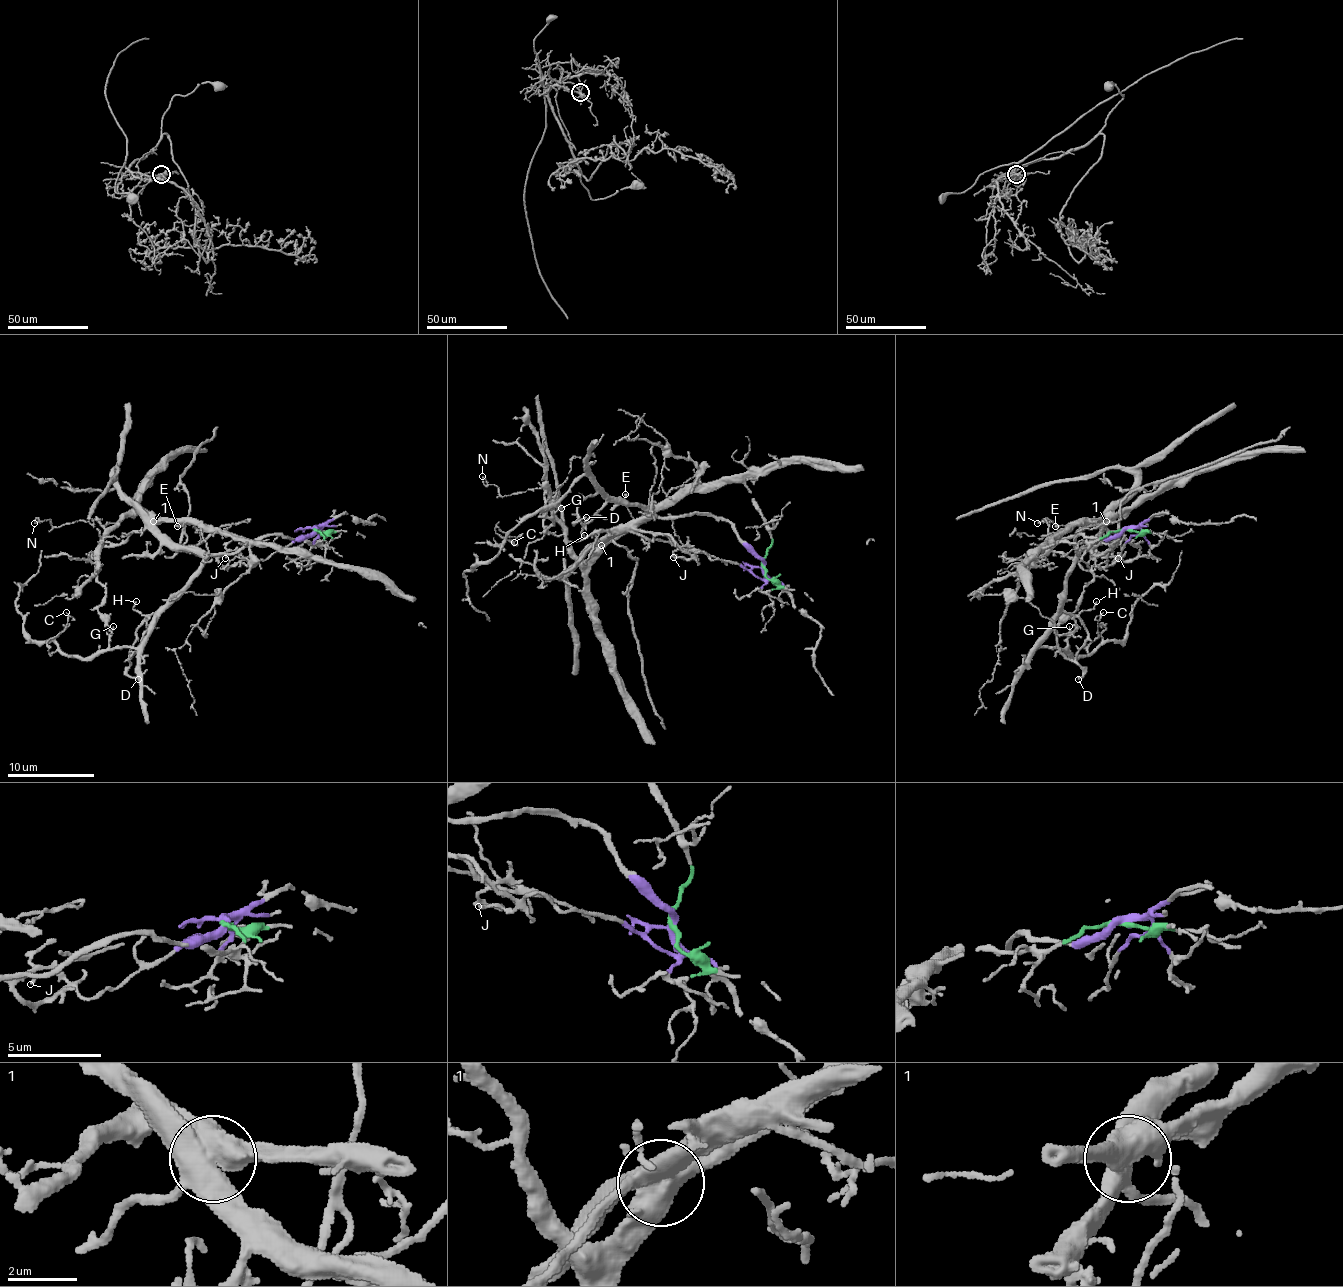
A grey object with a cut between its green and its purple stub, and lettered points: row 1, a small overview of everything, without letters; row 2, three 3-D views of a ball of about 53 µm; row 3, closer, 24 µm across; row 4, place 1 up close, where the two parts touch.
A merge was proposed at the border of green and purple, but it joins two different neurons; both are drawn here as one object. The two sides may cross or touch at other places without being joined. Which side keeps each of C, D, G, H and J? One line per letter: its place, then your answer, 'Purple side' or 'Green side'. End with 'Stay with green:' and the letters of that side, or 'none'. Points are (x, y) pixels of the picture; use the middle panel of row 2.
C: Place: (514, 542). Purple side
D: Place: (586, 517). Purple side
G: Place: (561, 508). Purple side
H: Place: (584, 535). Purple side
J: Place: (673, 557). Purple side
Stay with green: none

